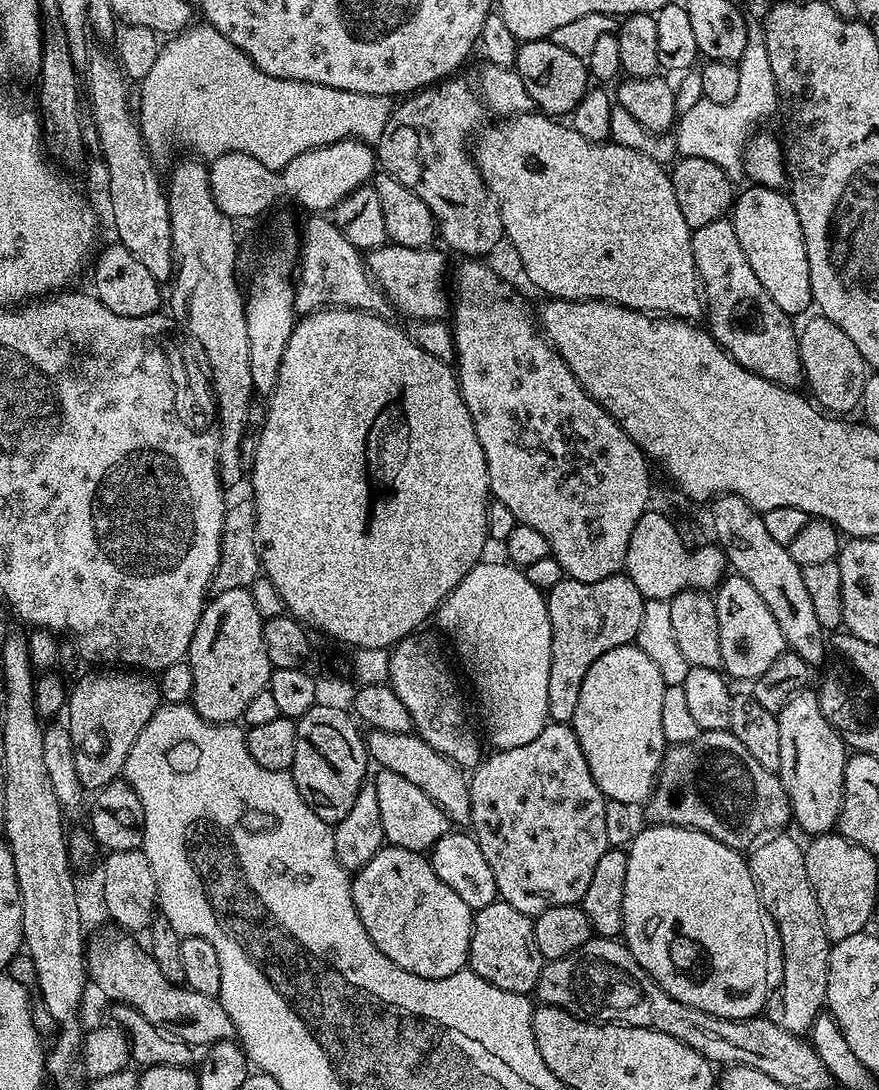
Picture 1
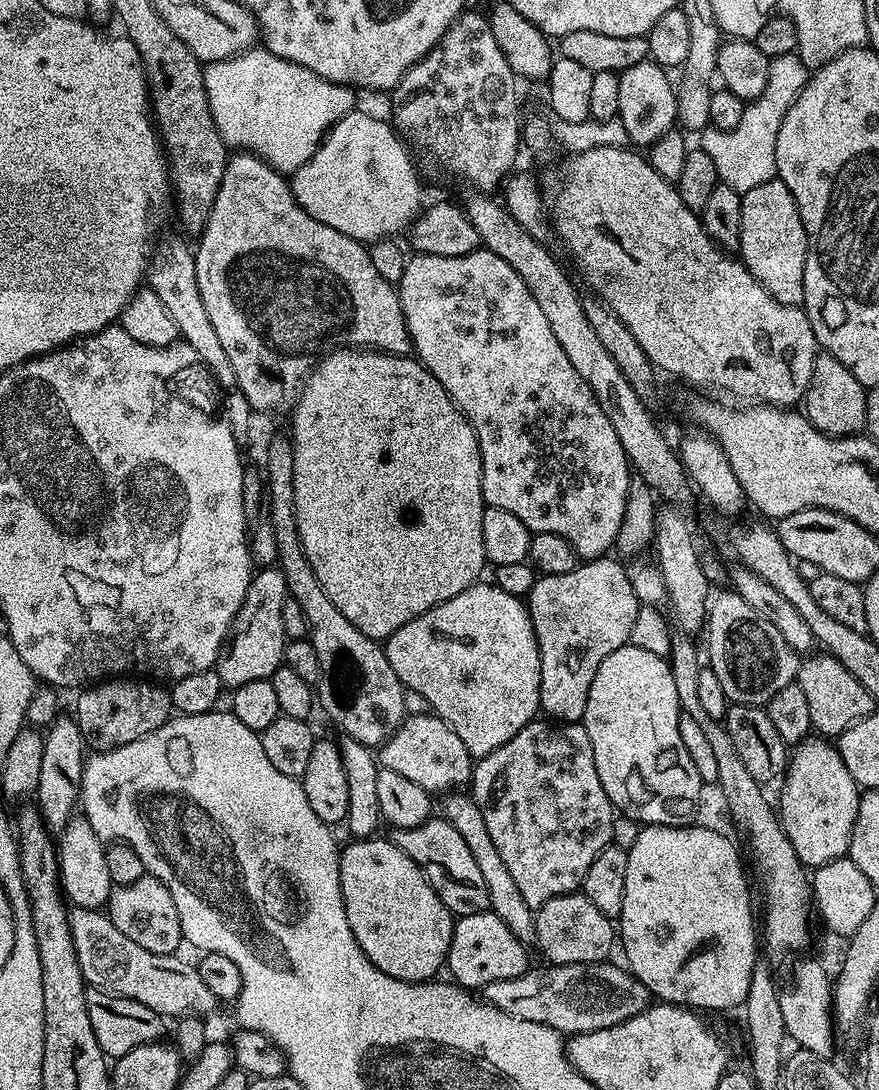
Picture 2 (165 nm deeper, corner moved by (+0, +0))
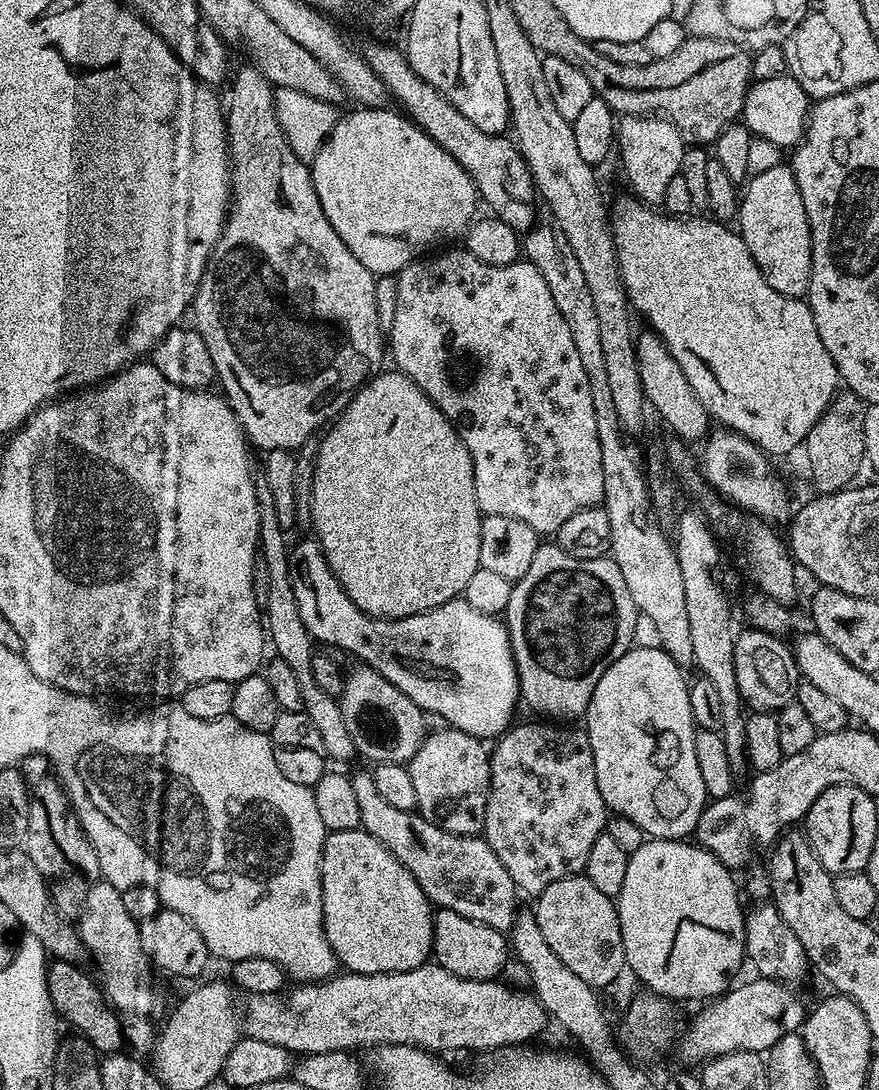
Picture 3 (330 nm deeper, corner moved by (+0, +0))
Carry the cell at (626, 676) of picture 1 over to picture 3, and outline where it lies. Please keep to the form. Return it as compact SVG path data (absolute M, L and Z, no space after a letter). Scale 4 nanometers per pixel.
M633 646L626 654L622 654L622 658L618 658L618 662L609 666L606 674L602 674L602 678L598 678L598 686L594 686L594 694L590 698L586 713L586 721L588 720L586 731L590 750L594 754L594 774L598 778L598 790L602 790L604 805L608 807L609 813L625 816L630 818L630 822L642 826L645 837L653 840L684 840L691 837L698 826L698 818L702 814L704 805L710 800L706 786L702 783L702 774L698 771L698 754L694 754L694 738L698 729L690 714L690 694L688 693L690 684L687 679L684 681L684 676L680 672L683 672L681 665L675 664L670 654L666 654L663 648Z

